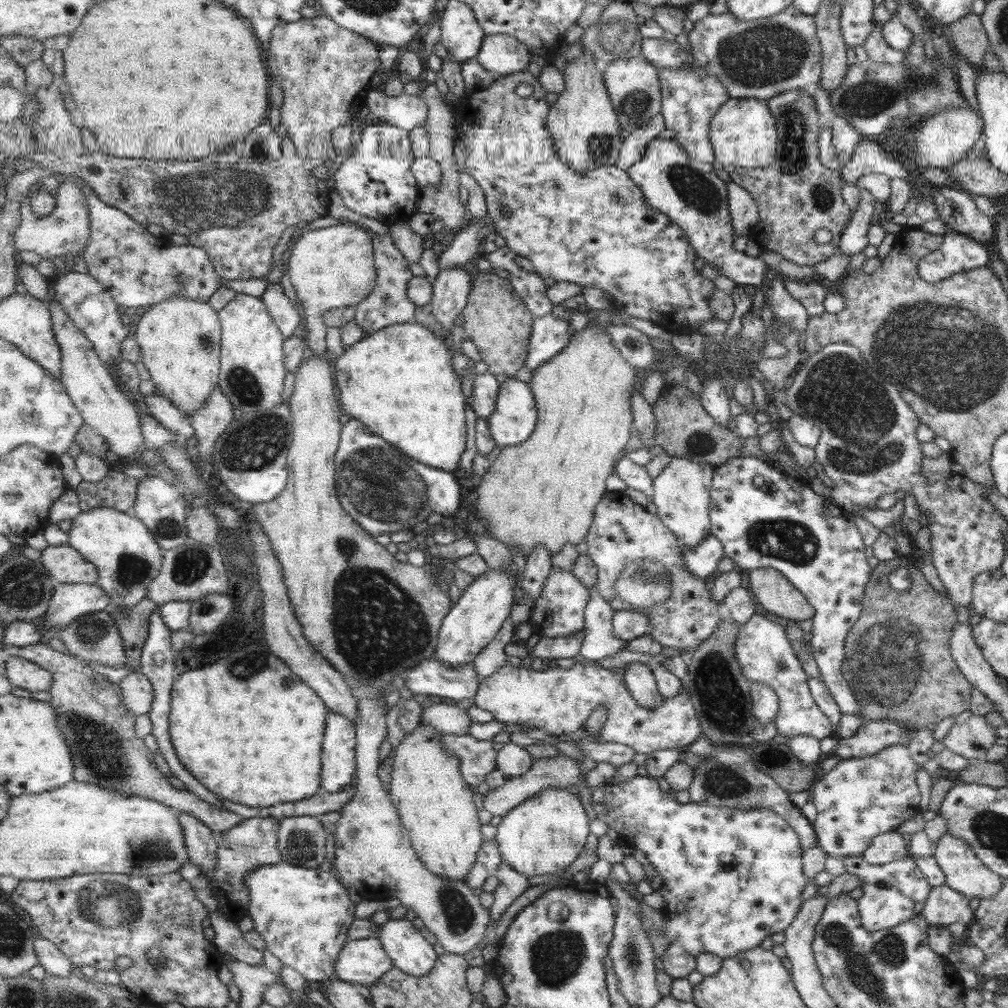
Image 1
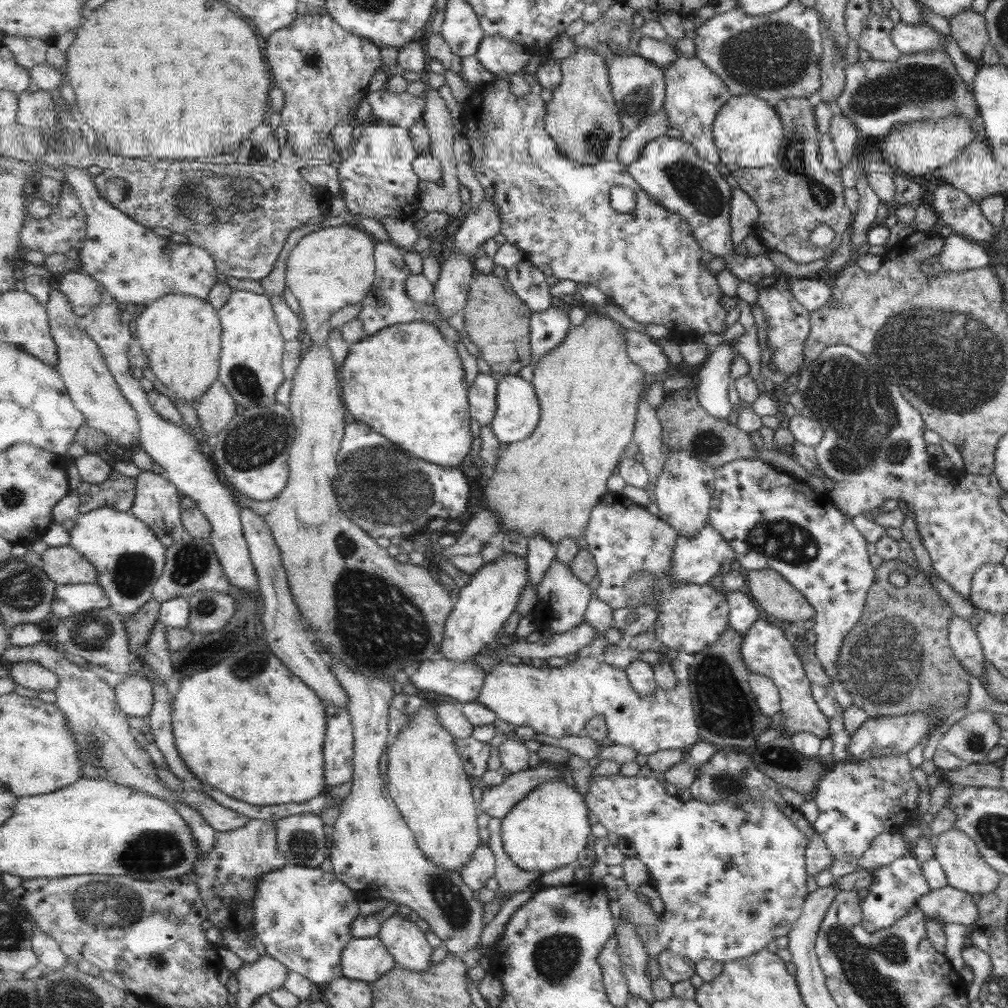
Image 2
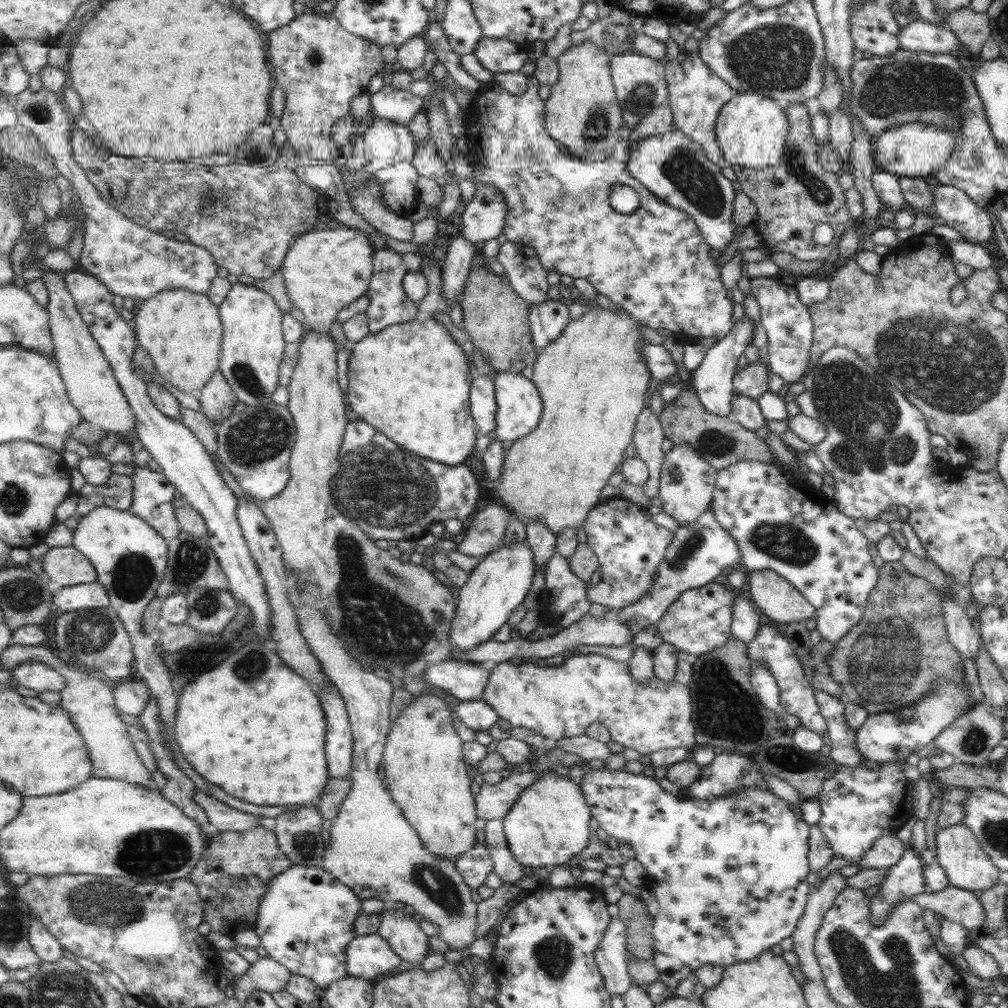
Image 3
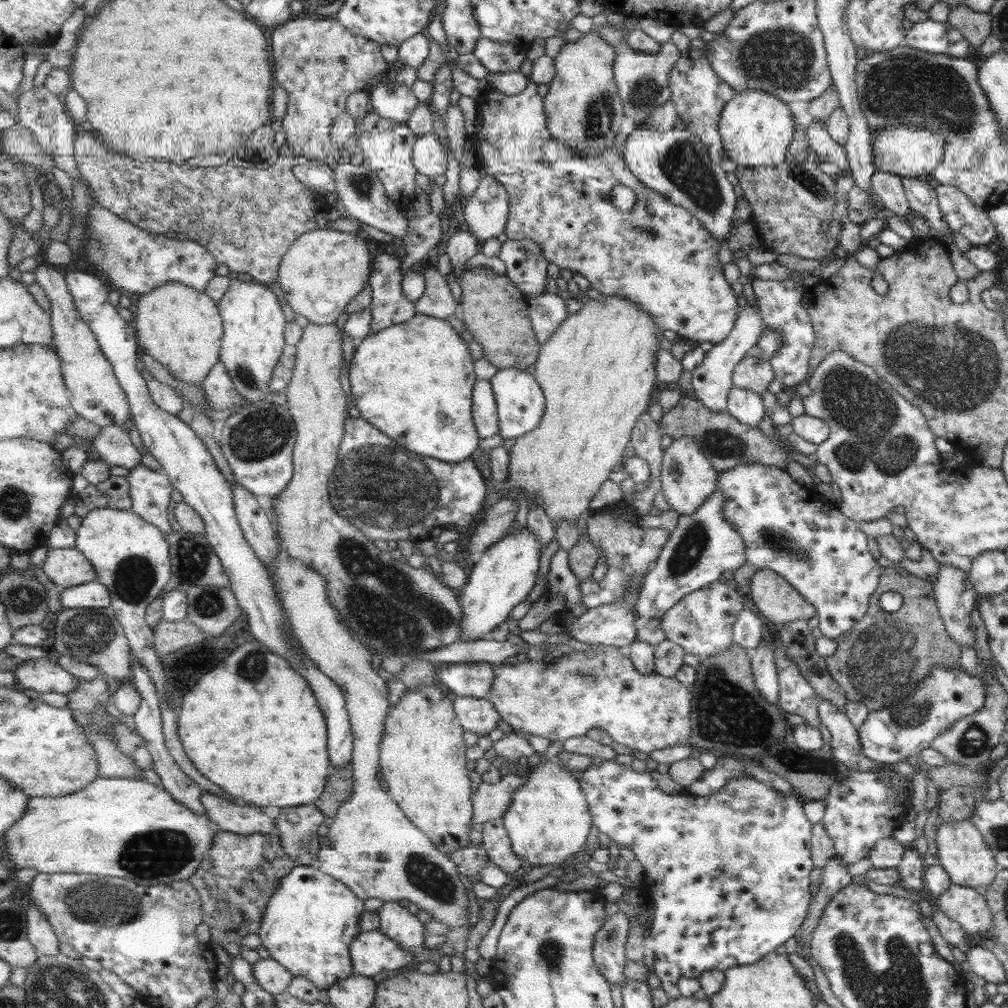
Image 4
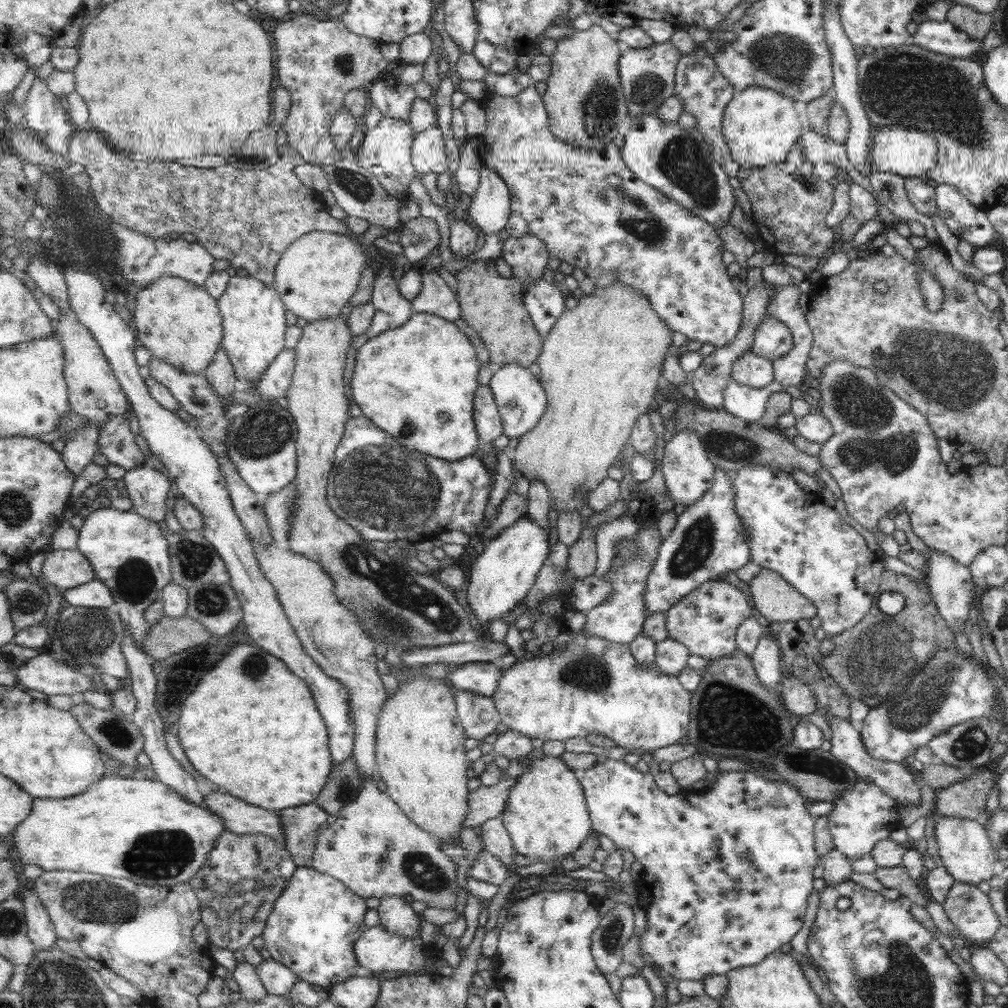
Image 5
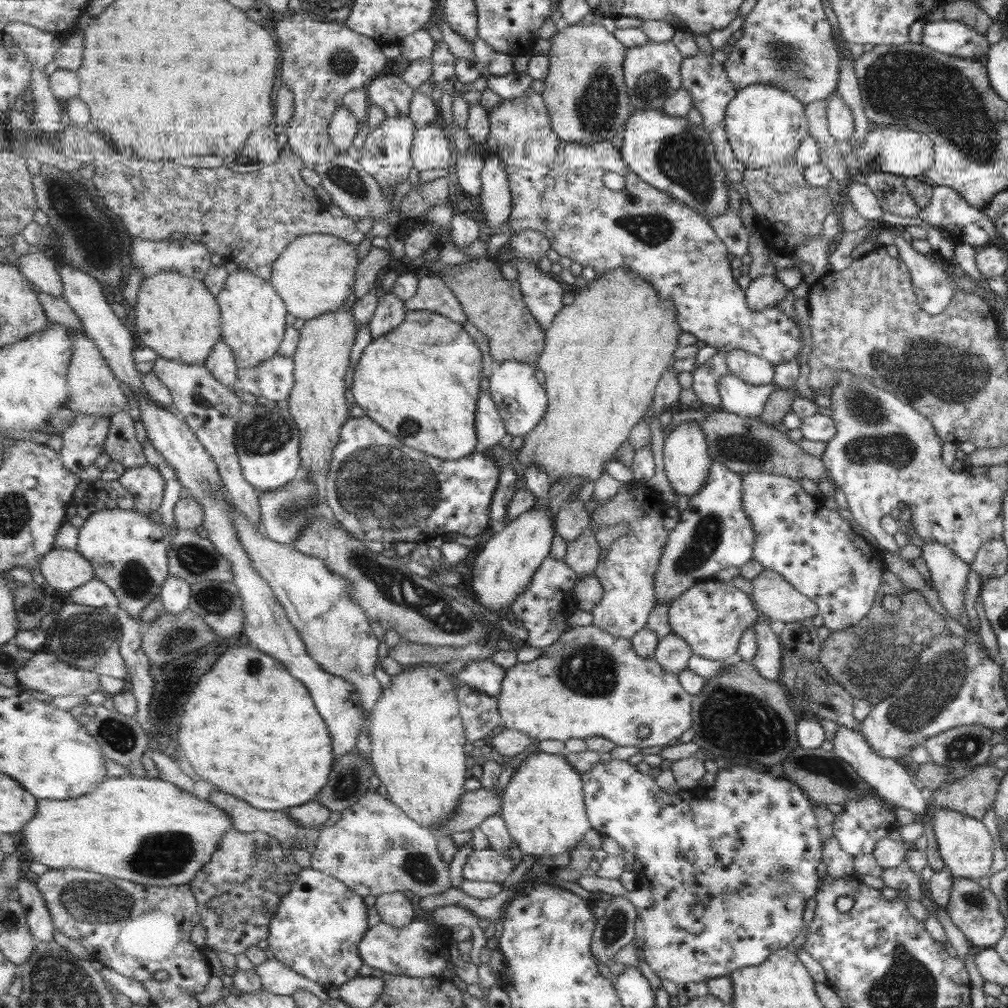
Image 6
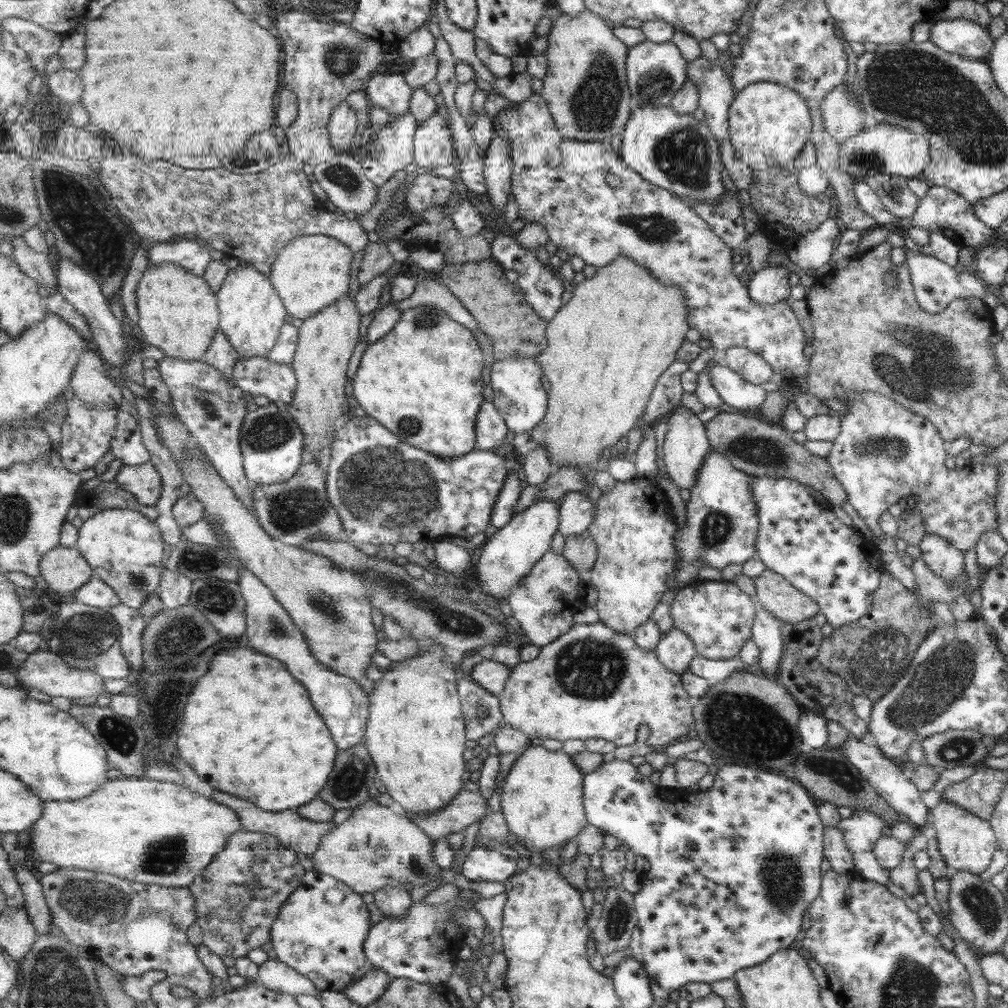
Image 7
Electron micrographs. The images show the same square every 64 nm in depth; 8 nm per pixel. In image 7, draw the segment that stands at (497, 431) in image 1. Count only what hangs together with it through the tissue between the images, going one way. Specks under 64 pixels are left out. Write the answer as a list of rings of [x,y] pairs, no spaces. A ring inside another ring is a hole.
[[[517,357],[494,360],[490,373],[493,402],[513,433],[531,432],[541,425],[550,405],[550,394],[543,388],[545,369],[537,358]]]

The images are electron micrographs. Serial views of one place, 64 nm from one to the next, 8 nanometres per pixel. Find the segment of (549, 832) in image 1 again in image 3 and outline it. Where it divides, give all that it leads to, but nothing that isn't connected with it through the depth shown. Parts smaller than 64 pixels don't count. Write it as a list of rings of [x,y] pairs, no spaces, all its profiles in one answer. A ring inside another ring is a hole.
[[[553,770],[543,771],[535,783],[522,790],[521,797],[503,819],[509,848],[513,851],[515,859],[526,869],[545,873],[556,865],[573,860],[576,854],[587,848],[591,840],[591,826],[589,826],[593,820],[591,815],[591,809],[581,785],[575,784],[570,777],[557,774]]]

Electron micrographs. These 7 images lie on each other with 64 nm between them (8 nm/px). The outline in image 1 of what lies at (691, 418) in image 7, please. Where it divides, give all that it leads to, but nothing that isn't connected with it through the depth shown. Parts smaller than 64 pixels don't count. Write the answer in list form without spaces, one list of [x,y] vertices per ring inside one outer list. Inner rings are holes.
[[[672,457],[671,463],[654,480],[654,503],[661,521],[678,537],[684,547],[697,547],[709,534],[712,478],[715,467],[689,458]]]

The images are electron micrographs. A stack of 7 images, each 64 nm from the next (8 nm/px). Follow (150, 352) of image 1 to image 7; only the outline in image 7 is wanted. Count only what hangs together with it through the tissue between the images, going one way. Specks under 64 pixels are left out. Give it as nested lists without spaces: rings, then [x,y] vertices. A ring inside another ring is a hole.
[[[167,262],[163,265],[151,265],[139,281],[137,289],[139,311],[138,329],[145,344],[156,346],[166,356],[185,360],[202,360],[207,349],[213,343],[215,333],[222,326],[222,314],[219,308],[218,295],[201,275],[195,275],[185,267]]]

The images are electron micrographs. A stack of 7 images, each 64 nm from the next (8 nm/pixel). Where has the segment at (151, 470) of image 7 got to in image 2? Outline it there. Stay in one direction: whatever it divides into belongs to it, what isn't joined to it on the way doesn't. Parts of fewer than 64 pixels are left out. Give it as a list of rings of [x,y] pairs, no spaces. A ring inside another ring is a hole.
[[[141,471],[136,478],[136,498],[130,512],[147,523],[167,548],[187,534],[182,522],[183,508],[179,500],[179,492],[168,478],[163,478],[155,472]]]

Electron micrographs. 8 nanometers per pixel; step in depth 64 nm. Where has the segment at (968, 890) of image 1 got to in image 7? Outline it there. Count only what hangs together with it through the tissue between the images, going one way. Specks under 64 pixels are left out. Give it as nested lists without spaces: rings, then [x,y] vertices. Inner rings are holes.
[[[941,799],[929,811],[929,819],[936,832],[936,842],[939,854],[950,871],[965,870],[980,874],[987,868],[991,855],[996,852],[996,838],[988,821],[983,820],[951,803]]]

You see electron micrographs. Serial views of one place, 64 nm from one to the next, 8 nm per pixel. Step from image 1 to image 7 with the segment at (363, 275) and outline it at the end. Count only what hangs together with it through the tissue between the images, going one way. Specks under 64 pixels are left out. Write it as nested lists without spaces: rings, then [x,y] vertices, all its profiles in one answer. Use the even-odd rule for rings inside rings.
[[[325,234],[303,235],[291,241],[276,258],[270,276],[288,314],[306,321],[347,295],[353,254],[351,247]]]

